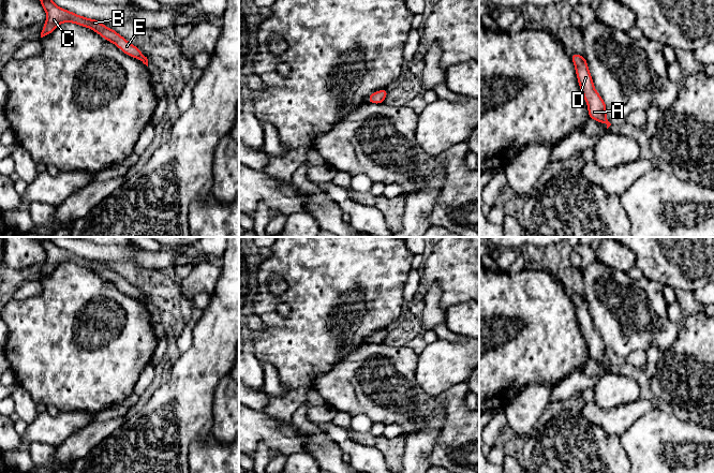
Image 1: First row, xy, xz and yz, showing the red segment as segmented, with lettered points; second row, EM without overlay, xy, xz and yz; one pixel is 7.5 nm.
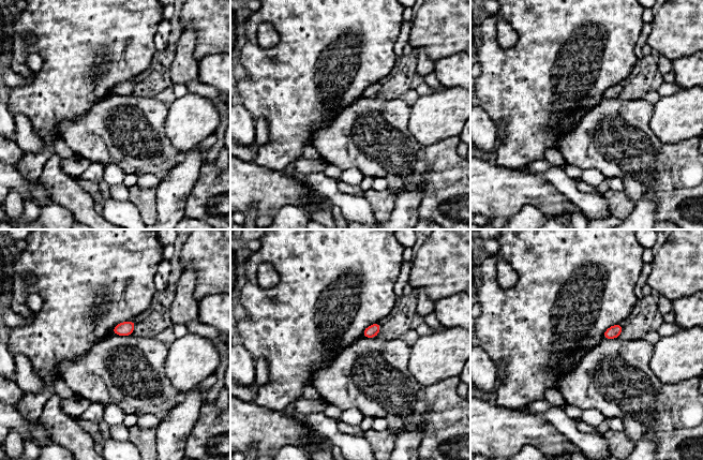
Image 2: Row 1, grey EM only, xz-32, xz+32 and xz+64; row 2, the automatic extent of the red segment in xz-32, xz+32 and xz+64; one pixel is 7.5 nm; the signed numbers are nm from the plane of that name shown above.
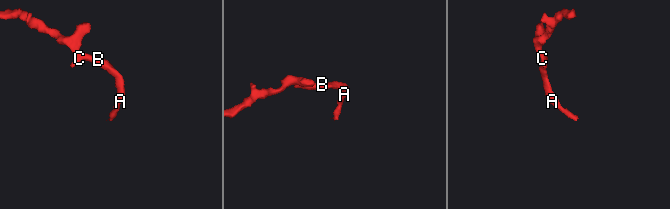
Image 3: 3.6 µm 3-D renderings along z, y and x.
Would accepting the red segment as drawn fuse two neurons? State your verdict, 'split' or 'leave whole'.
leave whole

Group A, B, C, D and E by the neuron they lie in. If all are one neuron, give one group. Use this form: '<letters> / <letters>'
A B C D E

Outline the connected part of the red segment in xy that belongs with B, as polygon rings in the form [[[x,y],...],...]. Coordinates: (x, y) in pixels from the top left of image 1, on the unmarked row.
[[[50,237],[40,238],[40,243],[47,254],[47,260],[45,261],[45,266],[41,272],[41,278],[51,274],[61,263],[74,263],[76,265],[92,269],[105,280],[110,281],[111,283],[117,285],[122,291],[122,293],[132,296],[136,299],[139,299],[144,305],[148,307],[147,297],[145,297],[137,287],[132,285],[113,269],[101,265],[100,262],[96,260],[86,258],[57,247],[50,240]]]

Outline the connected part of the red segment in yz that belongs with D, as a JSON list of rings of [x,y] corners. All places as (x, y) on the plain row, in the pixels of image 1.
[[[570,294],[570,298],[575,305],[578,322],[587,344],[590,358],[596,360],[597,363],[606,364],[608,369],[611,364],[608,361],[605,354],[607,346],[594,328],[585,298],[578,294]]]

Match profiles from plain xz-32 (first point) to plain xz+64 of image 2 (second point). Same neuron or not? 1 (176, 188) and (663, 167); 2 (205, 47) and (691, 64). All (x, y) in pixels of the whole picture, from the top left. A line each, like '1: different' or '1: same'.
1: different
2: different

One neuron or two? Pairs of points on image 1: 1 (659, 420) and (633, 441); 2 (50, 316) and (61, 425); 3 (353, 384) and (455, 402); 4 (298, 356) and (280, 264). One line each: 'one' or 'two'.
1: one
2: two
3: one
4: one

